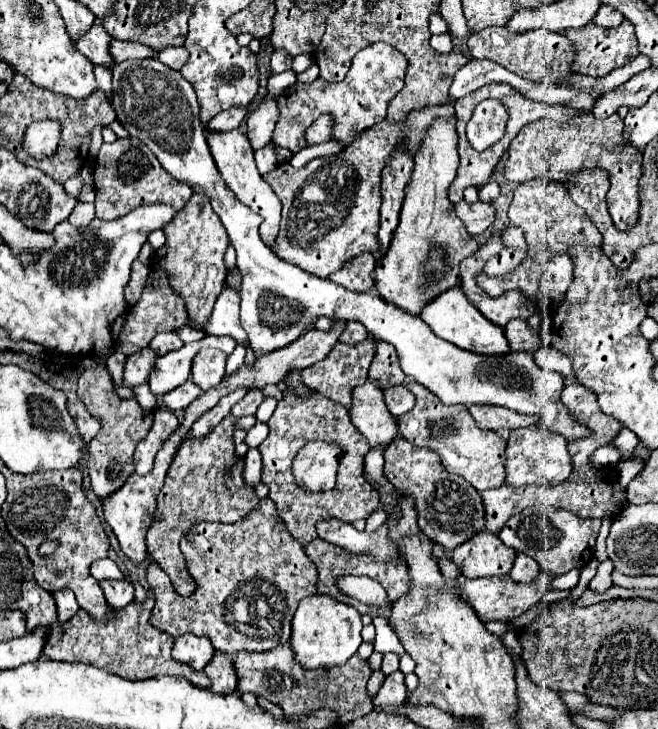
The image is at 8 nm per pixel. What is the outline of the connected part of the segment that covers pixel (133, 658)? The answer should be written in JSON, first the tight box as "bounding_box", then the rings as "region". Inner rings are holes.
{"bounding_box":[43,596,209,688],"region":[[[153,596],[145,602],[131,602],[129,606],[121,608],[111,616],[109,620],[93,620],[85,610],[79,610],[69,622],[55,624],[51,630],[51,636],[43,648],[43,654],[49,660],[61,660],[61,662],[83,662],[91,664],[95,668],[103,668],[111,674],[123,676],[127,680],[147,680],[161,674],[171,676],[185,676],[189,682],[193,682],[199,688],[209,688],[209,678],[205,672],[191,670],[183,662],[175,662],[171,658],[173,638],[169,634],[157,632],[147,624],[147,612],[153,610]]]}

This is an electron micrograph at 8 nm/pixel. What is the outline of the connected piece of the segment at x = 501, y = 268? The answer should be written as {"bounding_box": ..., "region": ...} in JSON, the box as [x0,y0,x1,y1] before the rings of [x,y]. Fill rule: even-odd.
{"bounding_box":[483,226,527,276],"region":[[[509,226],[507,230],[501,232],[501,244],[503,244],[501,252],[491,256],[483,268],[487,276],[503,276],[515,270],[515,266],[519,266],[519,262],[523,262],[525,258],[527,242],[517,226]]]}

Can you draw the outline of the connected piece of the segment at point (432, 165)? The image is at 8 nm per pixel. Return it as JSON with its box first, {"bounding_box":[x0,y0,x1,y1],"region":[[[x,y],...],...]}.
{"bounding_box":[375,118,479,316],"region":[[[437,118],[431,122],[421,148],[413,156],[415,168],[405,190],[399,226],[393,232],[387,252],[375,266],[375,288],[379,296],[413,316],[419,316],[425,304],[459,284],[461,260],[479,248],[447,198],[447,188],[455,180],[459,166],[457,142],[455,118]]]}

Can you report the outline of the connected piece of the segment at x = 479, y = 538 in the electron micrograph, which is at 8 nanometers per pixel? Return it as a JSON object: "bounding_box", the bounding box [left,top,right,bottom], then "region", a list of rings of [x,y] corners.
{"bounding_box":[453,532,515,578],"region":[[[483,532],[453,550],[453,562],[465,578],[509,574],[515,562],[515,550],[505,546],[497,534]]]}

